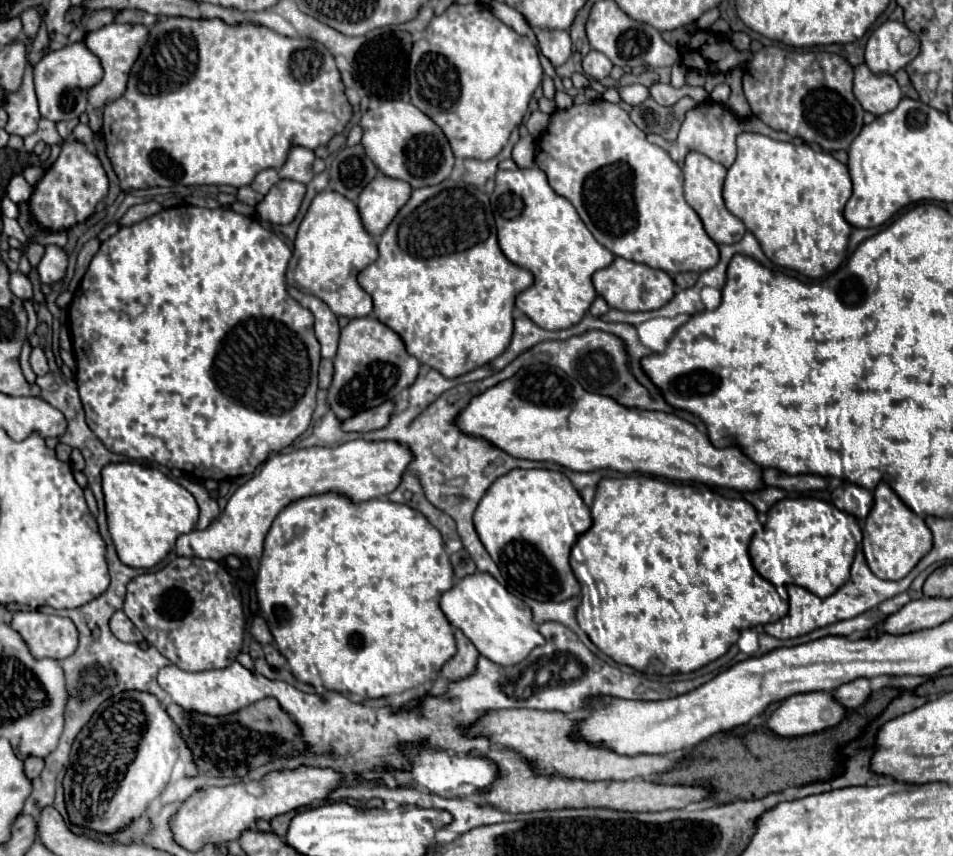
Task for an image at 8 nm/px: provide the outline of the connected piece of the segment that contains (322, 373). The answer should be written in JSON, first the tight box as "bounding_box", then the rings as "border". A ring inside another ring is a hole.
{"bounding_box":[319,359,333,389],"border":[[[321,359],[321,367],[319,367],[319,387],[327,389],[333,381],[333,361],[331,359]]]}

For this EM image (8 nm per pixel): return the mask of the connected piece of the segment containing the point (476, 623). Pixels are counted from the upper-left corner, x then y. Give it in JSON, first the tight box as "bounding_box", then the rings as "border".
{"bounding_box":[441,573,545,665],"border":[[[473,573],[457,579],[455,585],[441,595],[441,609],[449,623],[459,627],[477,651],[497,665],[515,665],[545,643],[545,637],[537,631],[531,609],[489,573]]]}

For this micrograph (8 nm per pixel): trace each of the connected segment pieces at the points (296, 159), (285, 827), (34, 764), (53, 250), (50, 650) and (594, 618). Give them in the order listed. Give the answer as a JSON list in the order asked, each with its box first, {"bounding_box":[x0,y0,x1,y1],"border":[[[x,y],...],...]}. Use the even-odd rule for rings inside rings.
[{"bounding_box":[279,147,315,185],"border":[[[293,147],[289,151],[285,165],[279,169],[279,177],[307,185],[313,179],[313,171],[311,171],[313,161],[315,161],[315,153],[311,149]]]},{"bounding_box":[271,811,293,835],"border":[[[289,811],[289,813],[285,813],[285,815],[277,815],[273,821],[271,821],[271,829],[277,833],[277,835],[285,835],[287,831],[289,831],[289,823],[291,823],[291,819],[293,819],[293,811]]]},{"bounding_box":[23,757,43,779],"border":[[[29,757],[29,759],[25,759],[23,765],[25,765],[25,777],[27,779],[35,779],[35,777],[39,777],[39,773],[43,769],[43,759]]]},{"bounding_box":[37,245,67,285],"border":[[[47,245],[45,247],[45,255],[41,259],[41,263],[37,265],[37,273],[43,285],[51,285],[57,283],[67,271],[67,255],[61,247],[55,245]]]},{"bounding_box":[11,611,77,659],"border":[[[41,611],[13,613],[11,627],[23,637],[35,659],[65,659],[77,649],[77,629],[71,619]]]},{"bounding_box":[570,475,789,675],"border":[[[629,475],[623,479],[609,479],[609,477],[601,479],[597,485],[595,501],[591,505],[591,513],[593,513],[591,529],[579,537],[579,541],[575,543],[570,553],[570,565],[581,586],[581,605],[577,609],[577,621],[581,629],[589,635],[589,639],[613,661],[632,667],[641,673],[647,673],[647,675],[671,675],[675,671],[691,673],[707,665],[709,661],[715,661],[721,655],[725,655],[727,649],[739,639],[739,633],[743,629],[773,623],[781,619],[783,615],[787,615],[787,609],[789,609],[787,601],[777,593],[775,585],[765,581],[755,571],[749,559],[751,537],[764,528],[758,520],[758,512],[749,501],[745,499],[731,501],[727,497],[721,497],[719,493],[713,493],[709,487],[703,487],[703,485],[673,483],[673,481],[663,481],[663,479],[647,477],[647,475]]]}]

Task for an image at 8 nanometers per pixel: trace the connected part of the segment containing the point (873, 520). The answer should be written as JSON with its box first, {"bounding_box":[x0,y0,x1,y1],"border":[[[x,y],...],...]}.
{"bounding_box":[862,483,931,579],"border":[[[879,483],[873,491],[873,497],[875,505],[862,527],[866,562],[879,579],[903,579],[931,551],[931,531],[925,525],[923,517],[915,515],[887,483]]]}

